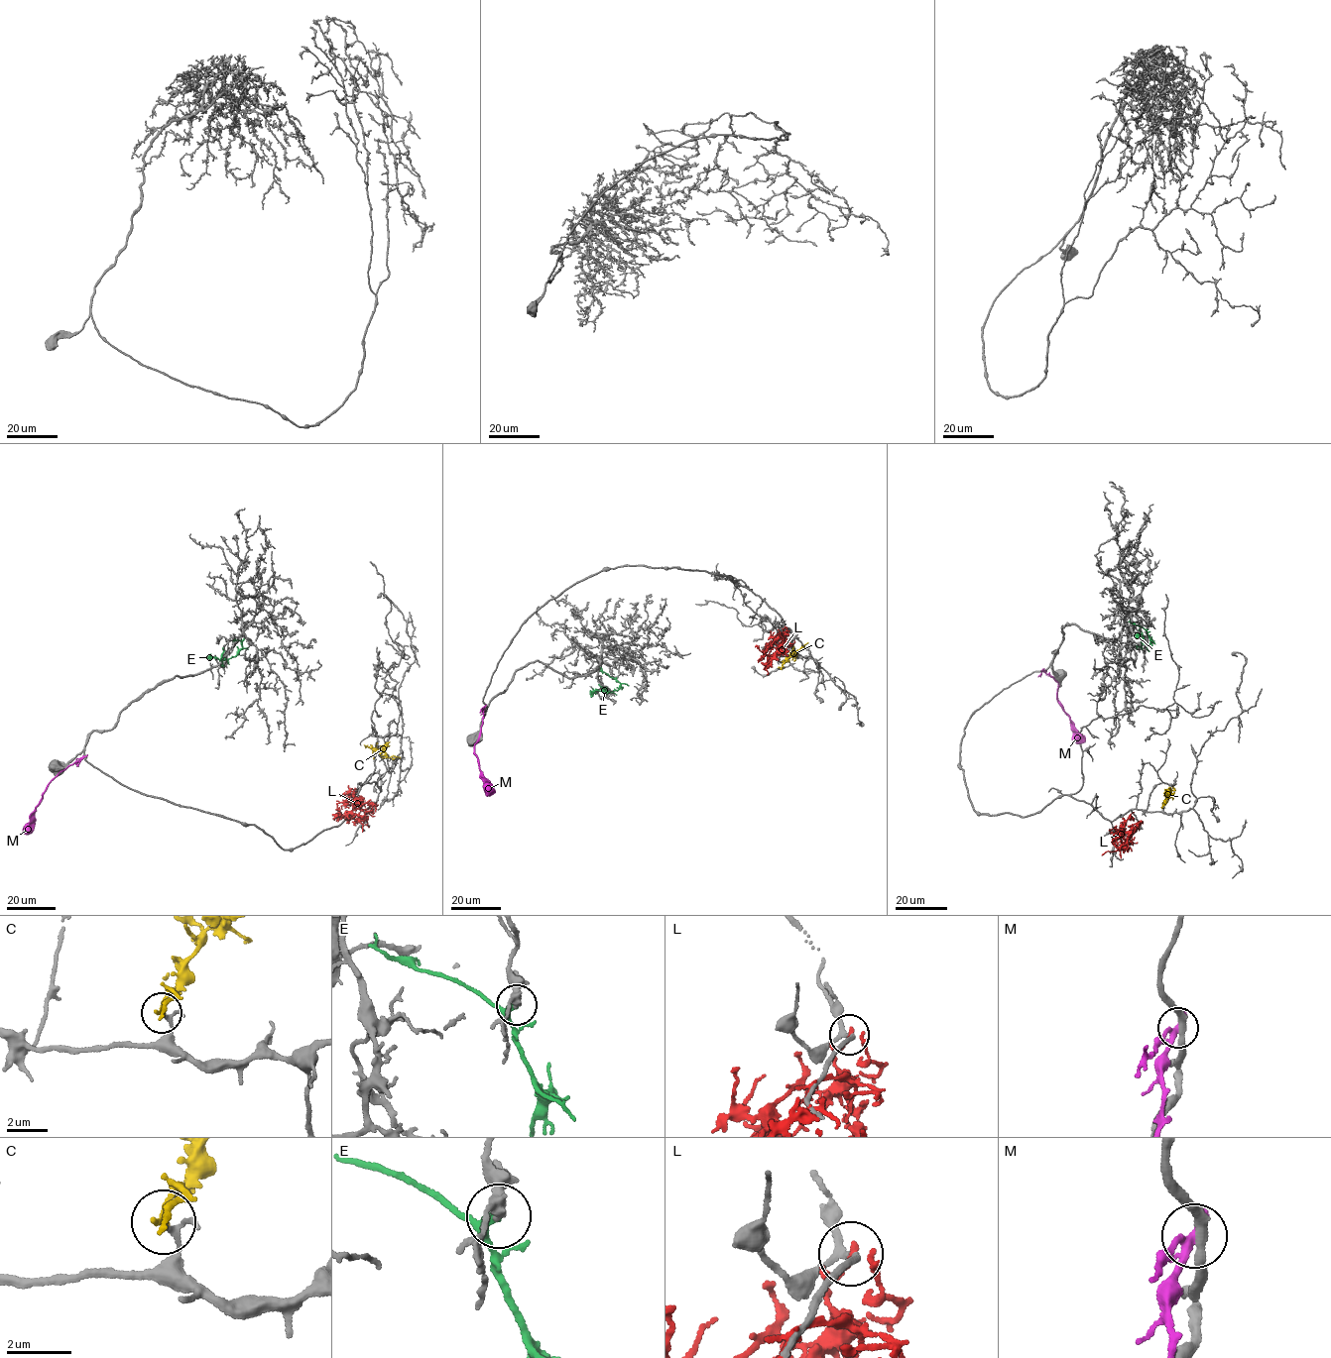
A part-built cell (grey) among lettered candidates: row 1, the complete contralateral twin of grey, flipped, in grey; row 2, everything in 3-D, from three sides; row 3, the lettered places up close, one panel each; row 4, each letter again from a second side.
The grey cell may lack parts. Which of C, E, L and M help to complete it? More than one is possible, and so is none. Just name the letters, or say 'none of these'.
none of these

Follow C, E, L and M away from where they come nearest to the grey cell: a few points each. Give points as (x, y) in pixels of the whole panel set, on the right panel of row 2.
C: (1161, 807), (1173, 786)
E: (1148, 628), (1149, 645), (1138, 637), (1143, 633)
L: (1113, 835), (1116, 834), (1113, 839), (1120, 849), (1132, 830), (1143, 823)
M: (1042, 669), (1058, 683), (1058, 703), (1072, 723), (1074, 734), (1081, 740)

